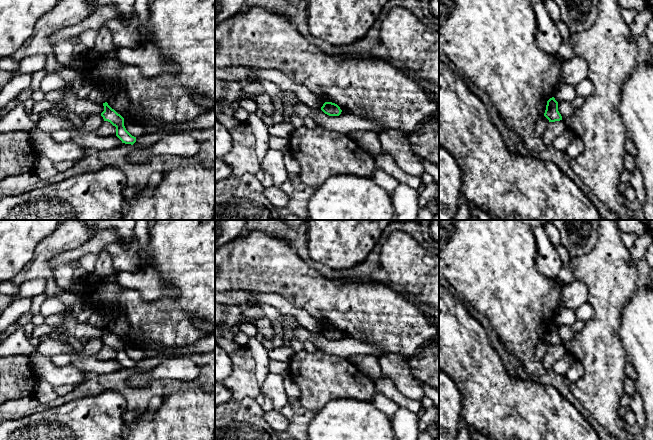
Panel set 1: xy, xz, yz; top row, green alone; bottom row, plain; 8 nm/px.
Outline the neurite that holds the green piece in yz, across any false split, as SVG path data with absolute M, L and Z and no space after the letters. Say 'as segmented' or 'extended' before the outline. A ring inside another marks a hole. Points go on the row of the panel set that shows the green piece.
as segmented | M554 97L547 101L546 110L544 116L549 120L549 122L555 122L562 120L562 116L558 111L558 102Z

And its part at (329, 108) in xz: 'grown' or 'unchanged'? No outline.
unchanged

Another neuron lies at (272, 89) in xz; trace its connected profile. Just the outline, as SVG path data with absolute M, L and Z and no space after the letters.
M249 76L248 79L259 82L263 87L264 92L269 94L272 98L276 96L282 99L286 94L286 91L281 89L277 84L266 79L261 79L257 76Z

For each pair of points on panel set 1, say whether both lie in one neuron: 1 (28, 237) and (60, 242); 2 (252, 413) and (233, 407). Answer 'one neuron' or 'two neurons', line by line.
1: two neurons
2: one neuron

